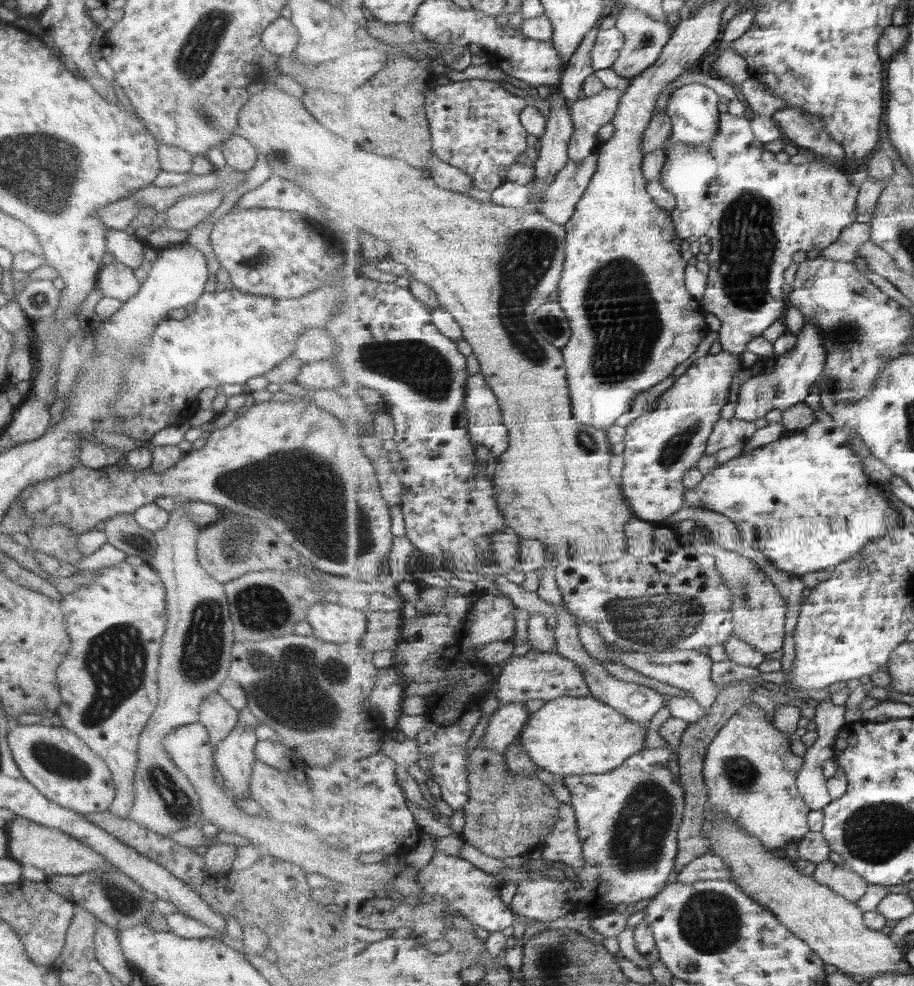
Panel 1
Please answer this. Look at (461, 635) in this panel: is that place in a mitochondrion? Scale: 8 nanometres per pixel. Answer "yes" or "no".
no

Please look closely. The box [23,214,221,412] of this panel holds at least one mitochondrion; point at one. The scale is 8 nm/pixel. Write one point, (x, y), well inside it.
(39, 300)

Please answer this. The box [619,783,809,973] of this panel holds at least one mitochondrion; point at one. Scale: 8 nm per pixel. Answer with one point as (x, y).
(709, 920)

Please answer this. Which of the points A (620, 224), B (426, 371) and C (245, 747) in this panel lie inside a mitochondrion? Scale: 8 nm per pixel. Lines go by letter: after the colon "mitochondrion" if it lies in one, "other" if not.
A: other
B: mitochondrion
C: other

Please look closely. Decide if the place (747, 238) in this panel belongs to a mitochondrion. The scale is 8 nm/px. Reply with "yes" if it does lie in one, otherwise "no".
yes

